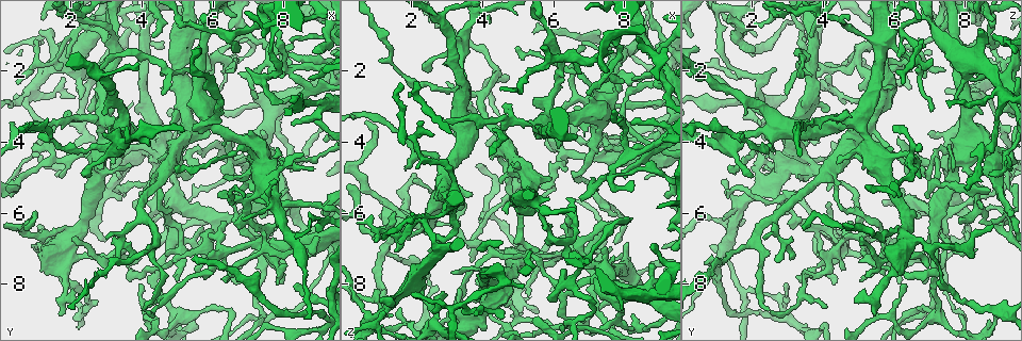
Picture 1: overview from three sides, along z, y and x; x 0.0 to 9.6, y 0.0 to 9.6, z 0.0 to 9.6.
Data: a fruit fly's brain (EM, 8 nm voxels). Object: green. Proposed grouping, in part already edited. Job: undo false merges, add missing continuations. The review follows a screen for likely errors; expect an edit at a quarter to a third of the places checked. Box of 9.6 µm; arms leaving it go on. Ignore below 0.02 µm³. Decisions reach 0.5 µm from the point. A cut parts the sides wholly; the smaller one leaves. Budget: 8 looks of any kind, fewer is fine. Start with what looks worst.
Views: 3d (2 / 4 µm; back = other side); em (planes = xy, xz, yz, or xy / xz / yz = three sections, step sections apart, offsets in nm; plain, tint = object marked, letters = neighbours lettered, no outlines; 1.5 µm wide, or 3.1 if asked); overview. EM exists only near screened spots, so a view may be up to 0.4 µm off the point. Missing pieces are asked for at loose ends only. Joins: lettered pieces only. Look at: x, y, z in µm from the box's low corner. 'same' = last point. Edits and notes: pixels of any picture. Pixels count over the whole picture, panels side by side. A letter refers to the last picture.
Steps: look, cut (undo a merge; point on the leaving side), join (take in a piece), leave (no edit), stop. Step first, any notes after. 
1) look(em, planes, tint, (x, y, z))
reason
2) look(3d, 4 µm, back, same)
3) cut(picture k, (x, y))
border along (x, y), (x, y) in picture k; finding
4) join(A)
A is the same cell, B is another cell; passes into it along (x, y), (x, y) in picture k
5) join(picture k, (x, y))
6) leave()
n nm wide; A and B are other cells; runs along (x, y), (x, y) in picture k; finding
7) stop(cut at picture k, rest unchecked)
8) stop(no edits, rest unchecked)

look(em, yz, step 4, plain, (1.50, 1.55, 8.45))
thick turns thin

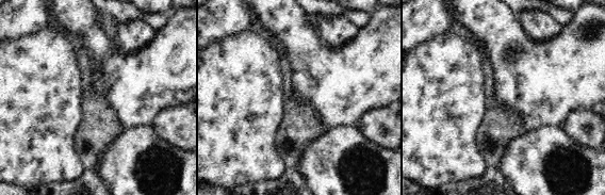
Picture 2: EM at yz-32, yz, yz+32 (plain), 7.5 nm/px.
look(em, yz, step 4, letters, same)
see the neighbours

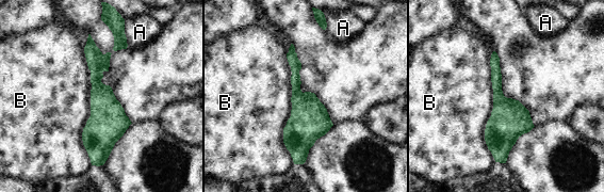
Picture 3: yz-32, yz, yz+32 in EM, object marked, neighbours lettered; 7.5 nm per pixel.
leave()
240 nm wide; B touches over 850 nm; A and B are other cells; continuous, no second neuron

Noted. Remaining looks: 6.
look(3d, 2 µm, (7.85, 4.80, 2.05))
calibre changes

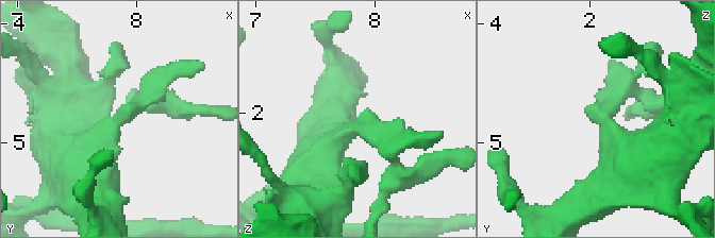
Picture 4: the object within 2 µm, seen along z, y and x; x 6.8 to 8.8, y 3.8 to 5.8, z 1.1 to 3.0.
look(em, planes, letters, (7.88, 4.78, 2.10))

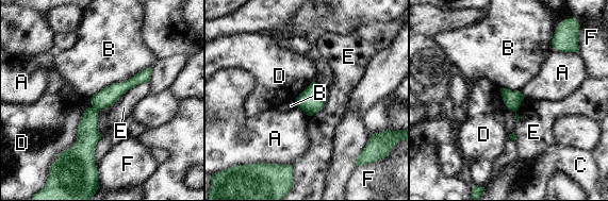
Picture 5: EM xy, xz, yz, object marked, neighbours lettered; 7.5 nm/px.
cut(picture 5, (107, 97))
130 nm wide; A, B, C, D, E and F are other cells; two neurons meet here

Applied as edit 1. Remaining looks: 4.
look(overview)

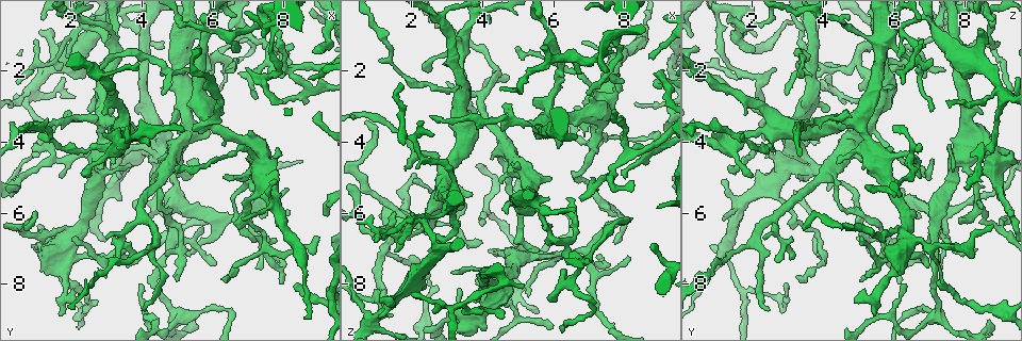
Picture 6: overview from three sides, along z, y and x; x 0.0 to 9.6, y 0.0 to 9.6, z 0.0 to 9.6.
look(3d, 2 µm, (2.05, 6.65, 5.00))
tapers out

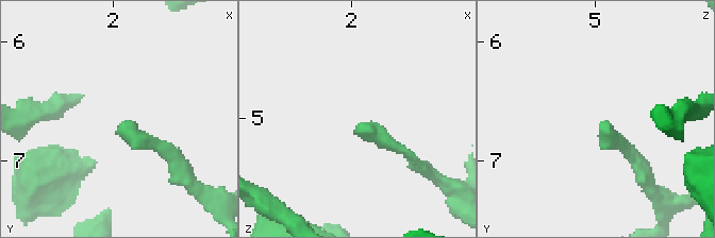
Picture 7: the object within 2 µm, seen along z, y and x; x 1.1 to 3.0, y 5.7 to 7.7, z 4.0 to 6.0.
look(em, xy, step 8, letters, (2.04, 6.68, 5.06))
need the tissue

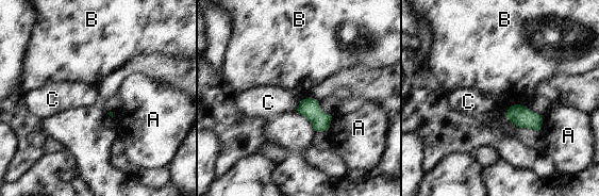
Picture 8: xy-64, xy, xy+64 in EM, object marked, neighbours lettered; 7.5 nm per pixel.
look(em, planes, letters, same)

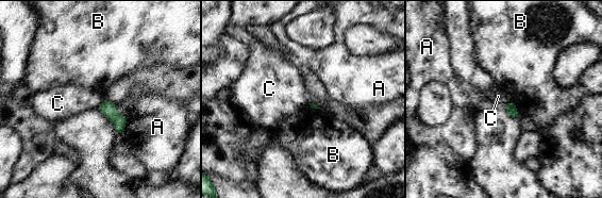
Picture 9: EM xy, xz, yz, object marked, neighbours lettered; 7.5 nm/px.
leave()
A, B and C are other cells; border along (102, 100), (98, 108) in picture 9; none of them fits

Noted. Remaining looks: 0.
stop(cut at picture 5, rest unchecked)

